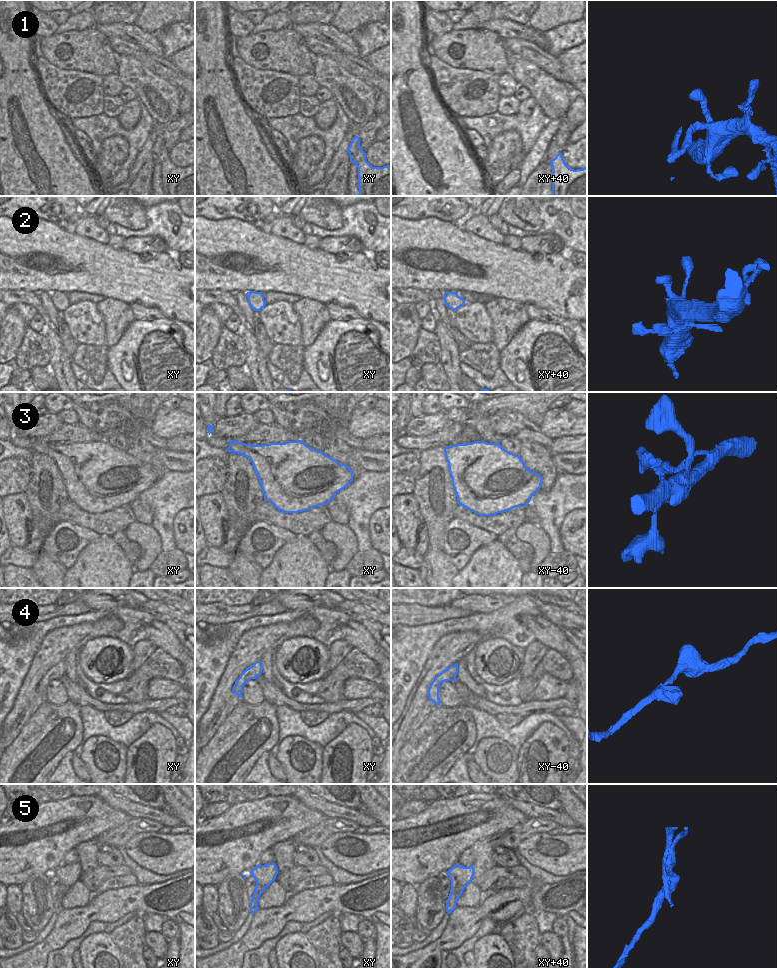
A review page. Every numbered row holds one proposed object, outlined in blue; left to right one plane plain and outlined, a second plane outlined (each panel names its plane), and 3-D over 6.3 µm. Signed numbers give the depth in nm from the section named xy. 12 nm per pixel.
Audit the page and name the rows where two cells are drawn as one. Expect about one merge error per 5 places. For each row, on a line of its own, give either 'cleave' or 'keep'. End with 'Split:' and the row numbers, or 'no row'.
1: keep
2: keep
3: keep
4: keep
5: cleave
Split: 5

